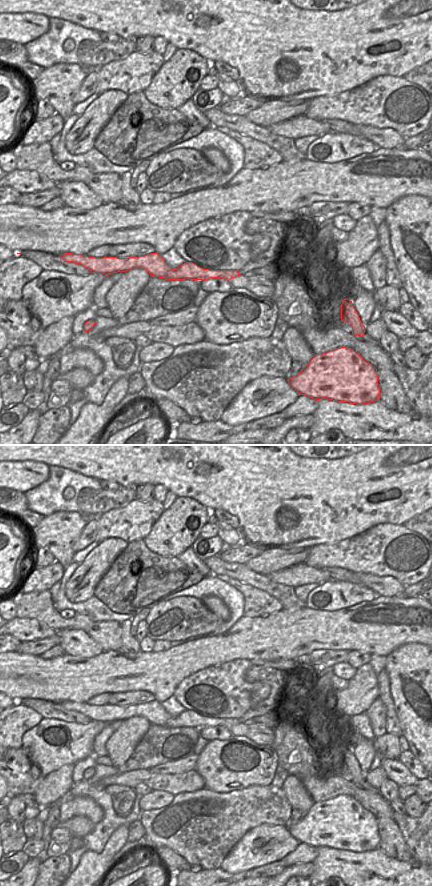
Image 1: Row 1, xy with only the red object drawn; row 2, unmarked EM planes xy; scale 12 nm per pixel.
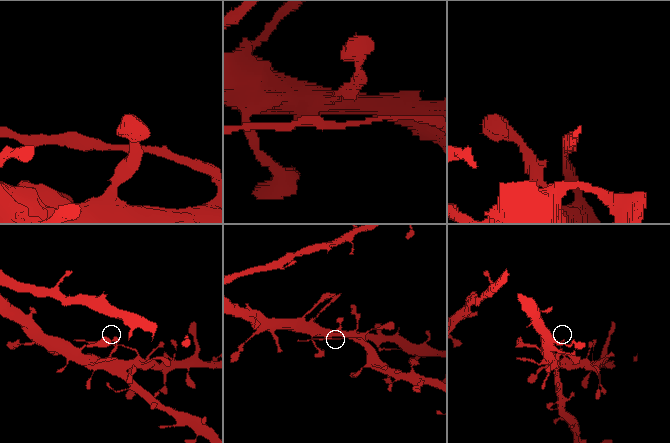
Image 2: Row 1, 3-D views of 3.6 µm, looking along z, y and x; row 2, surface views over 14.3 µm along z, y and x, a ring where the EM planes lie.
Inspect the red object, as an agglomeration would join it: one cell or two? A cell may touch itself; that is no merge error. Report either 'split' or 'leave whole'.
split

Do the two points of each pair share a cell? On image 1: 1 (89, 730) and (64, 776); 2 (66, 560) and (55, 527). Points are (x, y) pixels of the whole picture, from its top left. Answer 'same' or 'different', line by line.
1: different
2: same

